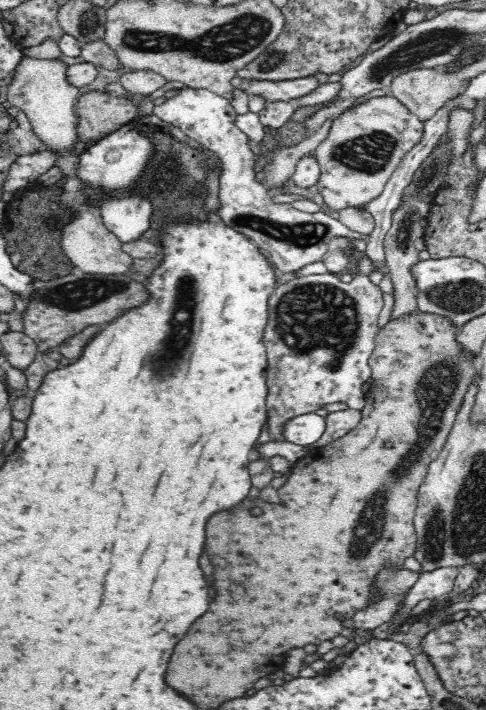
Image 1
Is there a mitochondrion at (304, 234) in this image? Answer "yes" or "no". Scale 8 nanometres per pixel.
yes

